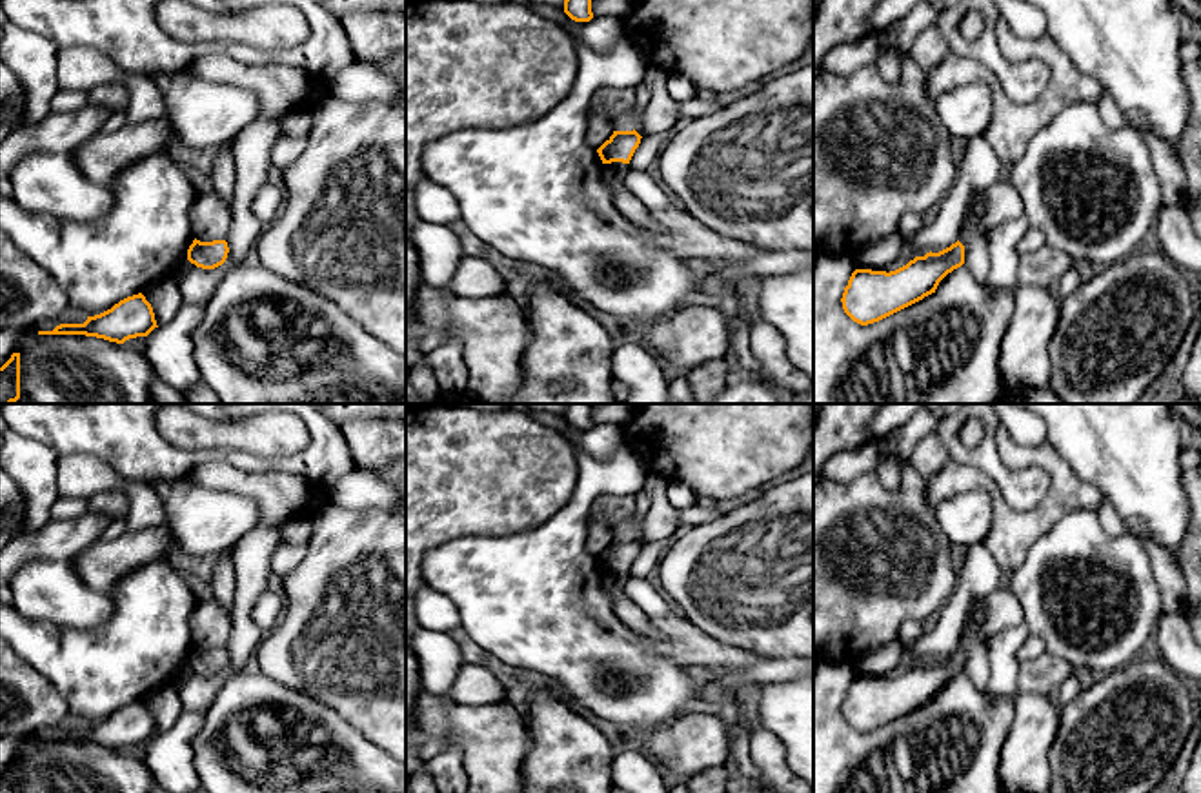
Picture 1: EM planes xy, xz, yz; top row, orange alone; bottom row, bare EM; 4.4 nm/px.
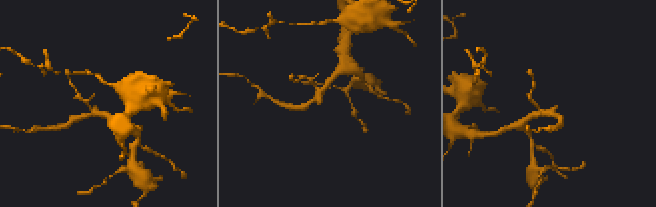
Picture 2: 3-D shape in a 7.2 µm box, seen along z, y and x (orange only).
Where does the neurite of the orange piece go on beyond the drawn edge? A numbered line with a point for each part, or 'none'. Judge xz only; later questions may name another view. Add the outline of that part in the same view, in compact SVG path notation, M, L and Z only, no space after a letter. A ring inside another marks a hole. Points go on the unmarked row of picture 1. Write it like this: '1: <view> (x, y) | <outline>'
1: xz (632, 617) | M622 569L604 571L602 589L611 600L615 617L626 629L637 635L644 635L648 638L661 640L662 638L661 631L651 627L648 617L626 598L624 595L626 577L628 571Z

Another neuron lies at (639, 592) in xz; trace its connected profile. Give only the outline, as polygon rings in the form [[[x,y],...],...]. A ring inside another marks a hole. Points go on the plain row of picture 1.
[[[626,577],[624,595],[648,618],[664,618],[673,615],[662,598],[662,591],[653,587],[648,578]]]

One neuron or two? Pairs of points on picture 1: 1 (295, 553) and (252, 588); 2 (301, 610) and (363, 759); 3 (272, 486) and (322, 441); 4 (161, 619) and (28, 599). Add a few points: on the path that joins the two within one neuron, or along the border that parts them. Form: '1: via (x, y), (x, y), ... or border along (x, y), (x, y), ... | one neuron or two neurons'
1: border along (282, 541), (273, 555), (272, 572) | two neurons
2: border along (310, 695), (333, 708), (379, 746) | two neurons
3: border along (244, 471), (290, 471), (306, 477), (319, 488) | two neurons
4: border along (108, 592), (113, 612), (95, 626), (73, 628) | two neurons

